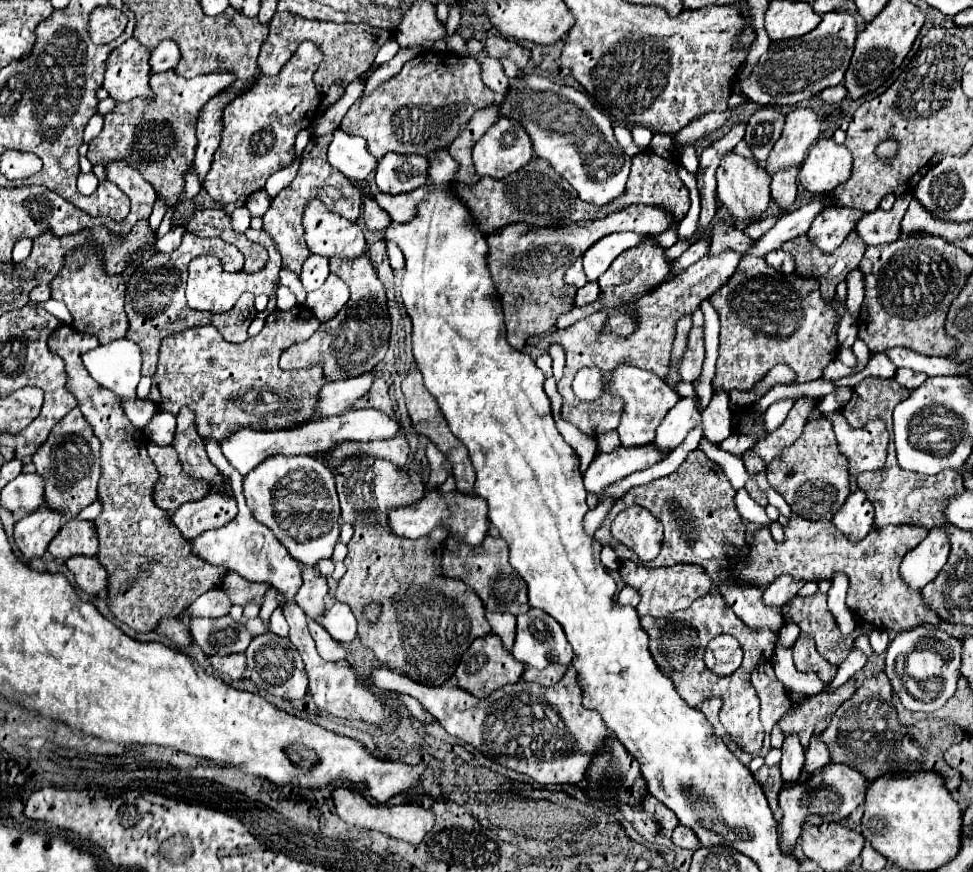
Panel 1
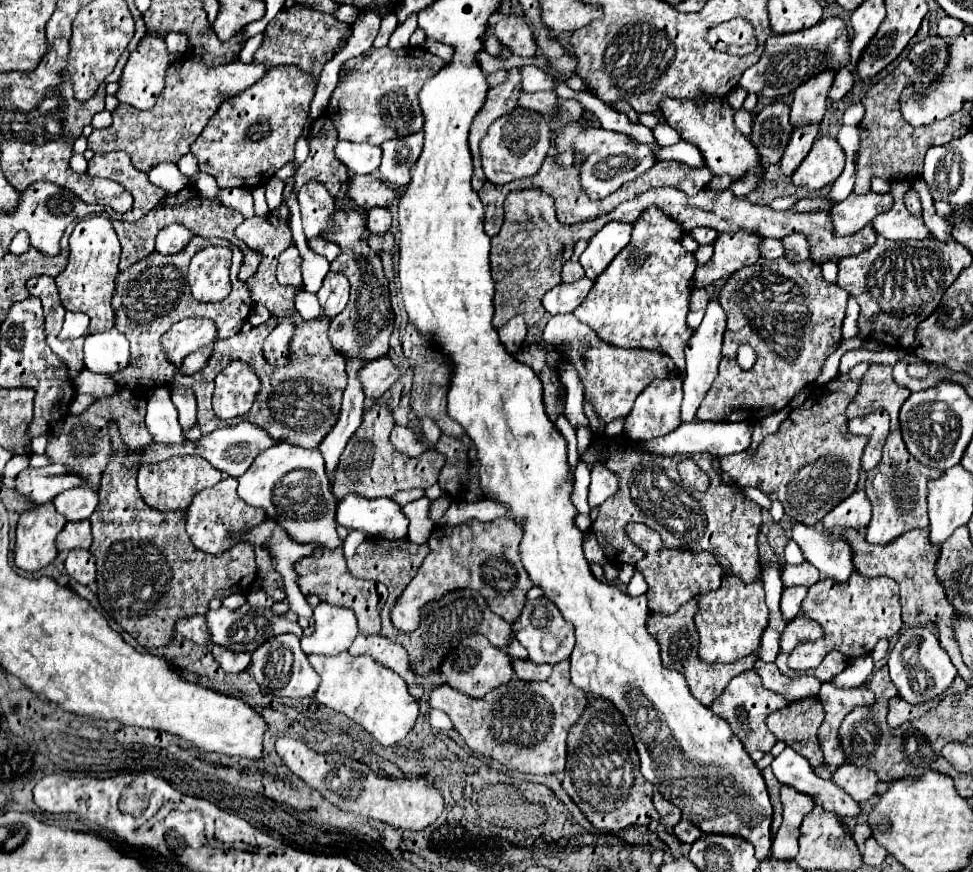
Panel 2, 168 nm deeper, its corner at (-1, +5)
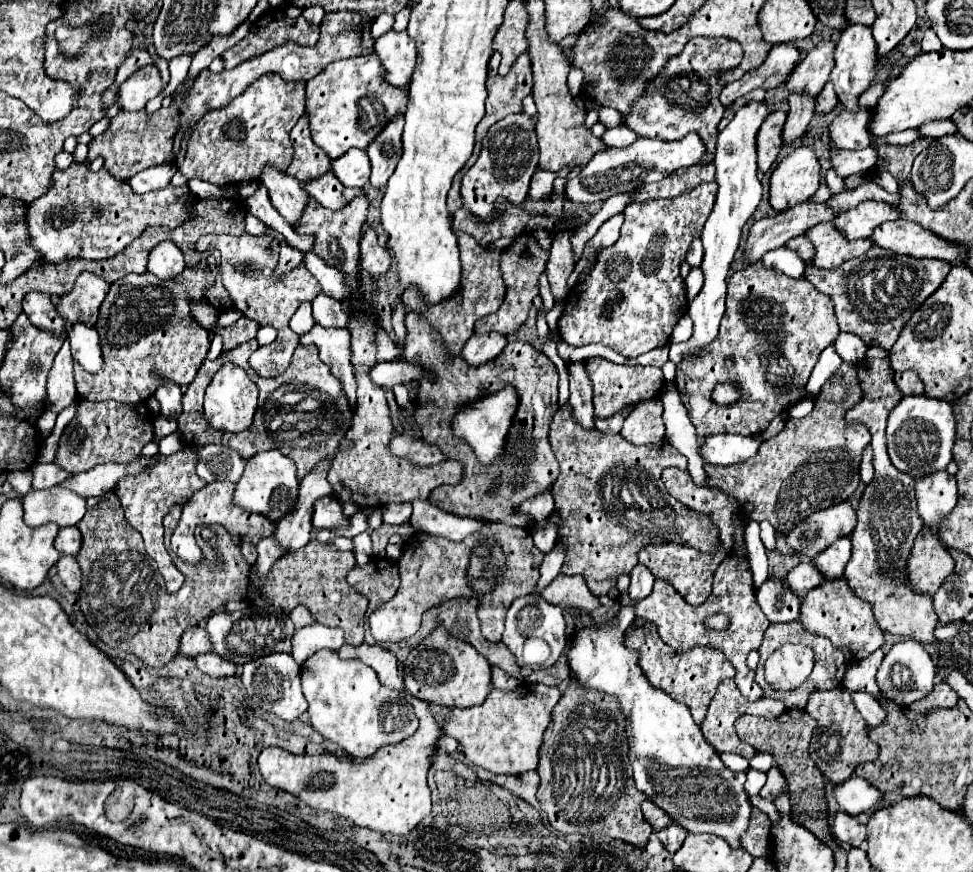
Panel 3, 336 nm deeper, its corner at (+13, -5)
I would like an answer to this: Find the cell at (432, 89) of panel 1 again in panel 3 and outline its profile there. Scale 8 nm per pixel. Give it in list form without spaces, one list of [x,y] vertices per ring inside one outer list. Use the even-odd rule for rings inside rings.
[[[372,52],[368,56],[336,60],[306,82],[306,110],[310,114],[312,140],[330,156],[330,160],[336,160],[350,148],[366,150],[370,140],[374,140],[398,112],[406,110],[408,90],[402,92],[386,84],[382,76],[384,68]]]

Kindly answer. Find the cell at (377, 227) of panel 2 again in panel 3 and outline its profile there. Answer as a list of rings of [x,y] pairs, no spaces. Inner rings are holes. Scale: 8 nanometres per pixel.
[[[368,226],[362,242],[360,242],[360,258],[362,258],[362,268],[366,272],[370,272],[372,276],[384,276],[390,268],[390,252],[386,248],[382,248],[376,240],[374,230]]]

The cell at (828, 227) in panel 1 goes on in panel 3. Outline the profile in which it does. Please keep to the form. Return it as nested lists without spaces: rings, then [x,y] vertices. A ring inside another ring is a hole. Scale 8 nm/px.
[[[860,202],[856,208],[842,212],[834,220],[834,224],[850,240],[856,240],[856,238],[872,236],[876,226],[898,218],[902,218],[902,214],[898,212],[896,206],[890,206],[886,202]]]

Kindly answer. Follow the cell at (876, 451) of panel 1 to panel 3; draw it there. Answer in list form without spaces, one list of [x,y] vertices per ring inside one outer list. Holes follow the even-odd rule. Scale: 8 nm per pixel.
[[[868,446],[862,454],[862,464],[860,464],[860,478],[864,484],[868,484],[874,478],[874,466],[872,466],[872,448]]]

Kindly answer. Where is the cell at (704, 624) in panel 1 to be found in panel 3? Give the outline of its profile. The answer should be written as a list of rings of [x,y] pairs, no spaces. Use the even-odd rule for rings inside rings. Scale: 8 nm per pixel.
[[[634,620],[626,628],[624,644],[626,644],[626,648],[638,652],[640,668],[642,668],[644,676],[648,678],[648,682],[654,688],[670,694],[670,698],[674,698],[676,702],[686,704],[698,726],[702,724],[702,720],[706,716],[708,704],[710,704],[718,684],[726,678],[734,678],[734,666],[722,656],[722,652],[718,652],[716,648],[690,648],[686,652],[674,652],[674,648],[670,648],[668,644],[662,642],[654,624],[650,624],[650,622]]]

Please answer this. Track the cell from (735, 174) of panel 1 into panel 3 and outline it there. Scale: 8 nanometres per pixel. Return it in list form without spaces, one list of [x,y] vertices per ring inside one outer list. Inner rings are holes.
[[[690,38],[684,52],[670,58],[662,66],[662,72],[646,88],[646,96],[640,96],[628,114],[622,114],[626,128],[638,136],[650,136],[660,140],[680,140],[688,132],[698,132],[706,144],[706,156],[702,164],[714,160],[718,122],[724,116],[724,106],[718,96],[722,86],[718,84],[718,74],[724,70],[734,70],[742,62],[742,46],[730,38]]]

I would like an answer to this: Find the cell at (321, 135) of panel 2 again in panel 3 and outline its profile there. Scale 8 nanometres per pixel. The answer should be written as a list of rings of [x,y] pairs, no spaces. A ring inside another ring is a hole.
[[[308,112],[298,120],[290,136],[296,154],[286,172],[296,176],[300,182],[308,182],[330,170],[330,158],[326,156],[326,152],[322,152],[322,148],[312,142]]]

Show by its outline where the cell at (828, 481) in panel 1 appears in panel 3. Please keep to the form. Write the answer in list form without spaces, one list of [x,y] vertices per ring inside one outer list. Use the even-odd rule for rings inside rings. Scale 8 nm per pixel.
[[[842,362],[842,366],[826,380],[820,394],[816,396],[814,410],[802,420],[790,418],[786,422],[784,430],[776,438],[766,440],[762,444],[756,458],[742,462],[742,464],[734,464],[734,466],[704,464],[708,486],[724,490],[728,494],[734,494],[742,502],[742,508],[746,510],[750,520],[756,520],[756,522],[768,520],[780,534],[790,532],[800,520],[804,520],[812,512],[818,512],[818,510],[824,510],[824,508],[830,508],[834,504],[848,500],[860,484],[858,466],[860,466],[864,448],[870,444],[870,432],[866,426],[844,422],[844,412],[854,408],[854,404],[858,404],[858,400],[862,400],[862,390],[858,384],[856,364]]]

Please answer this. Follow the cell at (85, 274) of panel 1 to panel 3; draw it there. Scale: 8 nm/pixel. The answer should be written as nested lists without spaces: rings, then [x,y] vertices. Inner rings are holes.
[[[82,272],[74,284],[74,290],[56,300],[58,312],[70,324],[84,322],[88,326],[94,326],[98,320],[100,304],[106,298],[108,290],[110,284],[106,280],[90,272]]]

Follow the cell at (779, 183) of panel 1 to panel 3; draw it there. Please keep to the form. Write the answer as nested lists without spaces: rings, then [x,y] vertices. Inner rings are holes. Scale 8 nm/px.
[[[790,92],[788,104],[790,104],[790,110],[788,110],[788,120],[784,124],[782,138],[786,144],[792,144],[794,140],[798,140],[804,134],[808,122],[814,116],[816,102],[812,96],[806,96],[806,92]]]

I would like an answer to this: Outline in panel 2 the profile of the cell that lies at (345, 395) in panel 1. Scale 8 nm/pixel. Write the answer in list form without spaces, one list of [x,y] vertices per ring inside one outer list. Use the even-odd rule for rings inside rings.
[[[378,358],[378,360],[366,362],[358,374],[358,378],[364,386],[364,396],[370,400],[376,400],[384,390],[388,390],[396,382],[398,374],[400,372],[388,358]]]

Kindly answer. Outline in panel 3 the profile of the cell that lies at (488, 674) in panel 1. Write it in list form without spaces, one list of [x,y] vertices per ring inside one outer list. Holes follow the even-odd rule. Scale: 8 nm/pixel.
[[[438,626],[430,636],[426,636],[402,662],[404,668],[404,688],[412,696],[446,706],[446,708],[470,708],[478,706],[486,700],[492,690],[490,684],[490,664],[488,660],[476,652],[472,644],[458,640],[446,632],[446,628]]]

